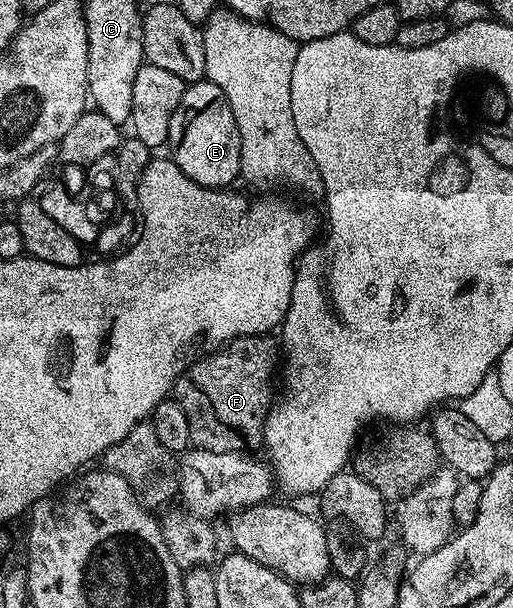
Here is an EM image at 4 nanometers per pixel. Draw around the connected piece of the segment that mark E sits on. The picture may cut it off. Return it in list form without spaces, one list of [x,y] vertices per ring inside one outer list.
[[[204,79],[188,84],[181,103],[177,103],[177,111],[173,111],[173,119],[169,119],[167,145],[171,149],[170,160],[201,187],[227,189],[240,180],[241,135],[229,99],[225,99],[225,91],[217,83]]]

